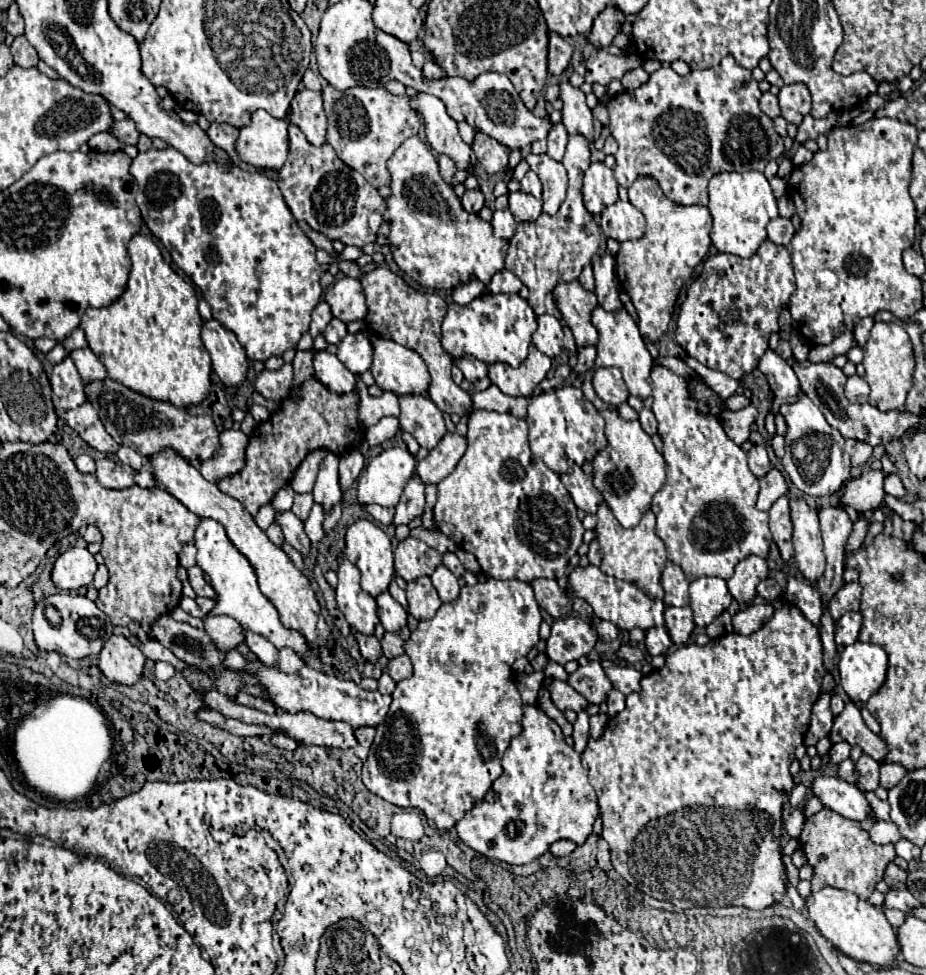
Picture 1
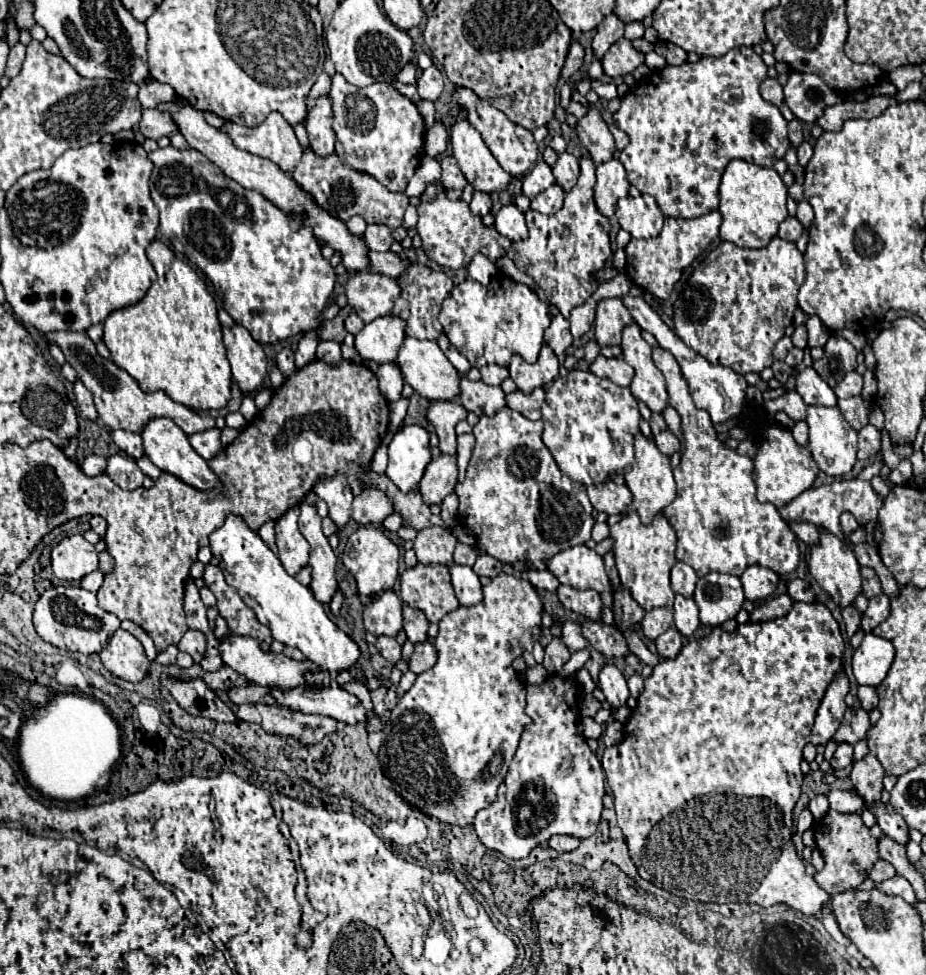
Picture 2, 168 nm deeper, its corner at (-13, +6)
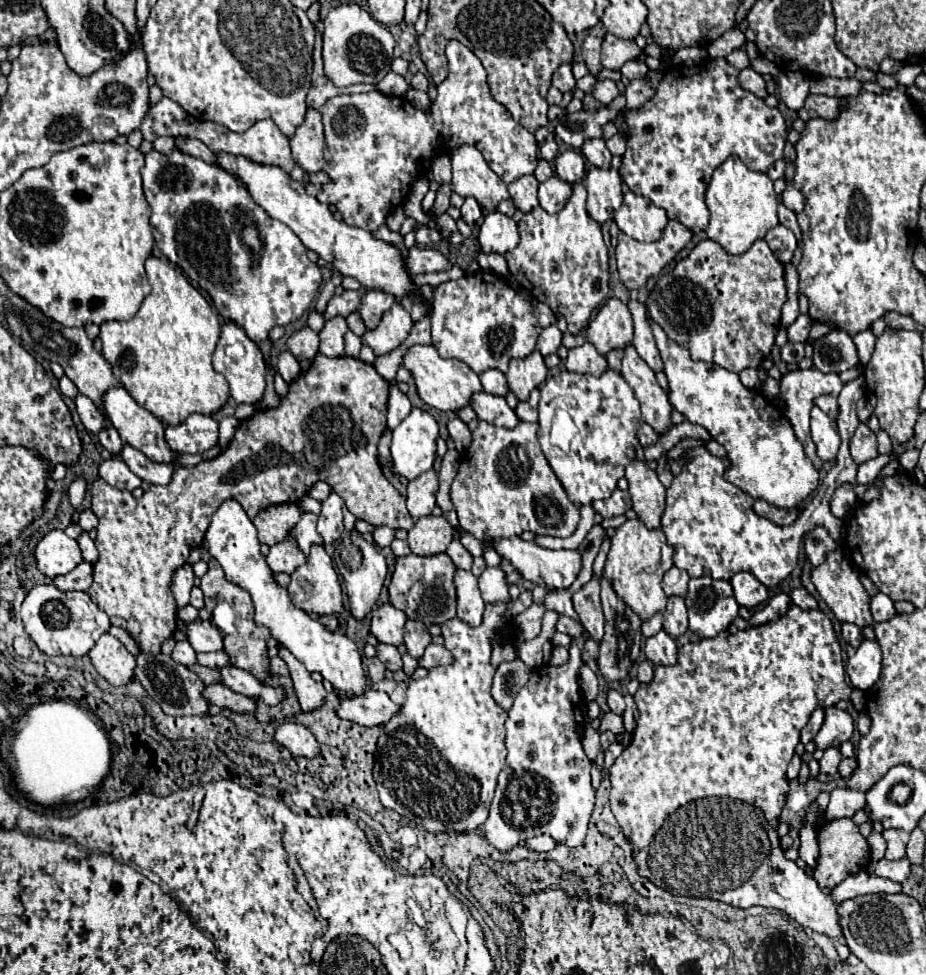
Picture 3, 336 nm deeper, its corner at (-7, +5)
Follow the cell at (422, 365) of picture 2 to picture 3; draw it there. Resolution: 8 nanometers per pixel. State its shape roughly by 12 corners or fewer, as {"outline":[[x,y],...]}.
{"outline":[[433,345],[409,347],[403,367],[421,401],[457,411],[481,391],[477,373]]}

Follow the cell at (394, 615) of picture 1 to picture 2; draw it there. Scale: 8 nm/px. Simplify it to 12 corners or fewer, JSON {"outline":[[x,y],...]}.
{"outline":[[403,606],[403,628],[413,644],[427,640],[429,622],[421,610]]}

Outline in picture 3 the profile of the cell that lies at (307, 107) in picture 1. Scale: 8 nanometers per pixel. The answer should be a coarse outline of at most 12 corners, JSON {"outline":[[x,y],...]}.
{"outline":[[309,107],[291,137],[293,159],[305,173],[321,171],[321,113]]}

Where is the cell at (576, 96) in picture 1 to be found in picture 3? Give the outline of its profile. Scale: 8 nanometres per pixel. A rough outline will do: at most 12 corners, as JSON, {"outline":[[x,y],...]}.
{"outline":[[587,139],[581,153],[595,167],[611,167],[603,139]]}

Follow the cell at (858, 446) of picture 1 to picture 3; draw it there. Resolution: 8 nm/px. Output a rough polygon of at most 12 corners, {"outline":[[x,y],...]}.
{"outline":[[859,423],[851,439],[851,457],[865,463],[877,457],[877,437]]}

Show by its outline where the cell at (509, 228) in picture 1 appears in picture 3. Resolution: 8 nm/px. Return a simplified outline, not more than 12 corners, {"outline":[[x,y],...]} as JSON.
{"outline":[[491,211],[479,229],[485,253],[505,253],[519,243],[517,223]]}

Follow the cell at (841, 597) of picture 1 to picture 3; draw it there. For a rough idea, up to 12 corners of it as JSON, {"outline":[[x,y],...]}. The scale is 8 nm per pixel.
{"outline":[[843,623],[841,637],[857,649],[863,641],[859,627]]}

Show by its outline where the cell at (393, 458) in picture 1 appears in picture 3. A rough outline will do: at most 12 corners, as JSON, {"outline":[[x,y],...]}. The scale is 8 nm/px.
{"outline":[[423,409],[393,429],[393,473],[433,467],[437,421]]}

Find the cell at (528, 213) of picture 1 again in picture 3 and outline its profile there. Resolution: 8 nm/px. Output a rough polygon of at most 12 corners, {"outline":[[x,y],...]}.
{"outline":[[559,177],[539,185],[539,205],[559,213],[571,195],[571,185]]}

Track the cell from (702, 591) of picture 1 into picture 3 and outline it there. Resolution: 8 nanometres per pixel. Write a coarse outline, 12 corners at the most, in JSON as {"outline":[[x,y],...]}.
{"outline":[[699,577],[685,595],[689,629],[715,637],[737,617],[729,581]]}

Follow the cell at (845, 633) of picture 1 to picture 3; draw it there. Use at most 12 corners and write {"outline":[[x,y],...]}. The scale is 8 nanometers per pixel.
{"outline":[[877,593],[871,597],[875,623],[889,621],[897,611],[893,601]]}

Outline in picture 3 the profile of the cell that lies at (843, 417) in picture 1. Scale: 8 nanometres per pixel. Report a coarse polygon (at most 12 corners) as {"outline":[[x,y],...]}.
{"outline":[[831,331],[813,343],[813,365],[841,373],[859,365],[853,339]]}

